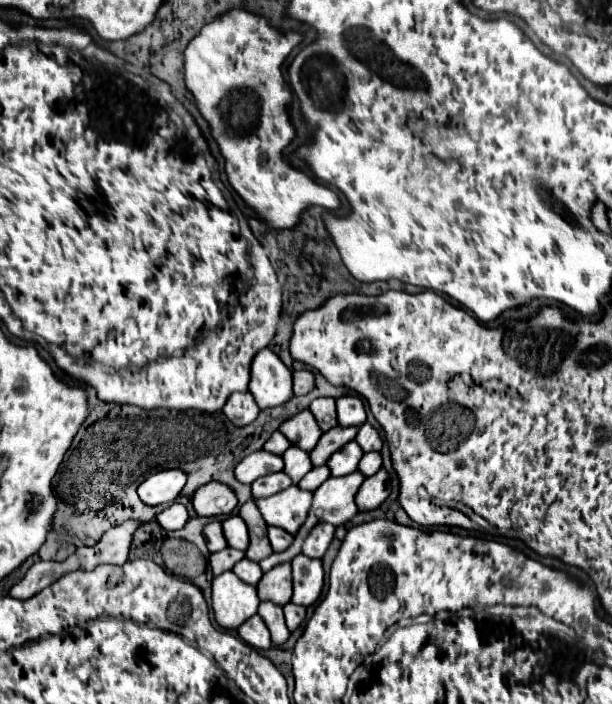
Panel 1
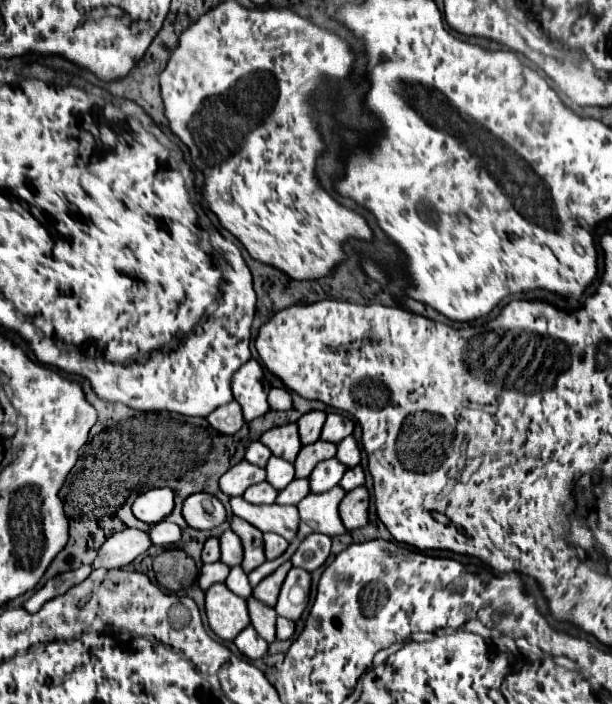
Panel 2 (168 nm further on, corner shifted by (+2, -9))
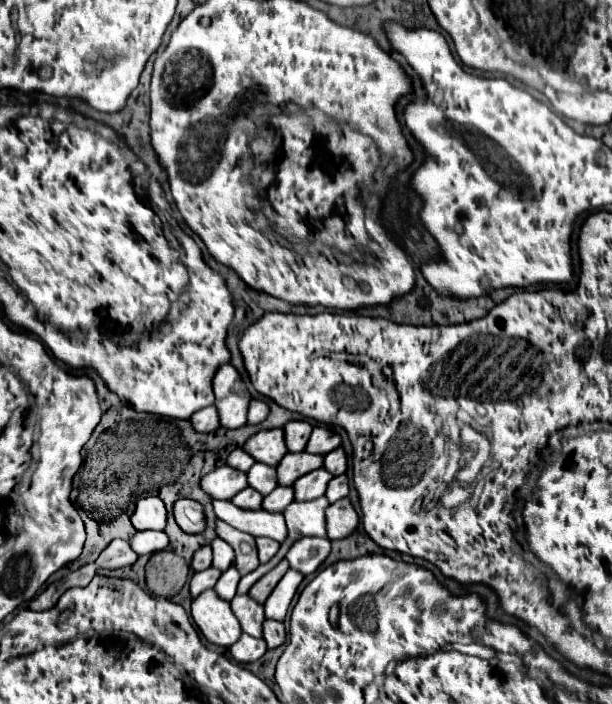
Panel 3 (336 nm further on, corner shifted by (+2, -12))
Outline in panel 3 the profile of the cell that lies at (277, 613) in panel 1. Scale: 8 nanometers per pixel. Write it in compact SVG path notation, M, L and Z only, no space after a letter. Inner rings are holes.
M234 596L234 600L230 604L232 604L236 618L240 620L242 632L246 632L254 638L262 638L262 624L266 620L264 606L258 604L256 600L252 600L250 596Z

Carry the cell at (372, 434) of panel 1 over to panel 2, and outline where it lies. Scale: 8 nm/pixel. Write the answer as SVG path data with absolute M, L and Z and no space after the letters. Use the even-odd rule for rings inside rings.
M350 435L350 437L346 437L344 441L340 441L338 445L336 445L336 459L340 461L340 463L344 463L346 467L356 467L358 463L360 463L360 447L358 447L358 443L356 443L356 439Z

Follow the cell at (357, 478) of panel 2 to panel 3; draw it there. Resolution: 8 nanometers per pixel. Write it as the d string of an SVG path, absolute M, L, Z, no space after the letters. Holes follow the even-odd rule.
M342 474L342 476L334 476L328 484L328 490L326 490L326 496L330 502L336 502L336 500L342 500L346 498L350 492L350 486L348 486L348 476Z

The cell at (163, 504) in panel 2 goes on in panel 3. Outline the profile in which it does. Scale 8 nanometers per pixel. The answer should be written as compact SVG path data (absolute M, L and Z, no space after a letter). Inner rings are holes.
M148 496L138 500L136 512L132 514L132 524L136 530L164 530L166 526L166 508L158 496Z

